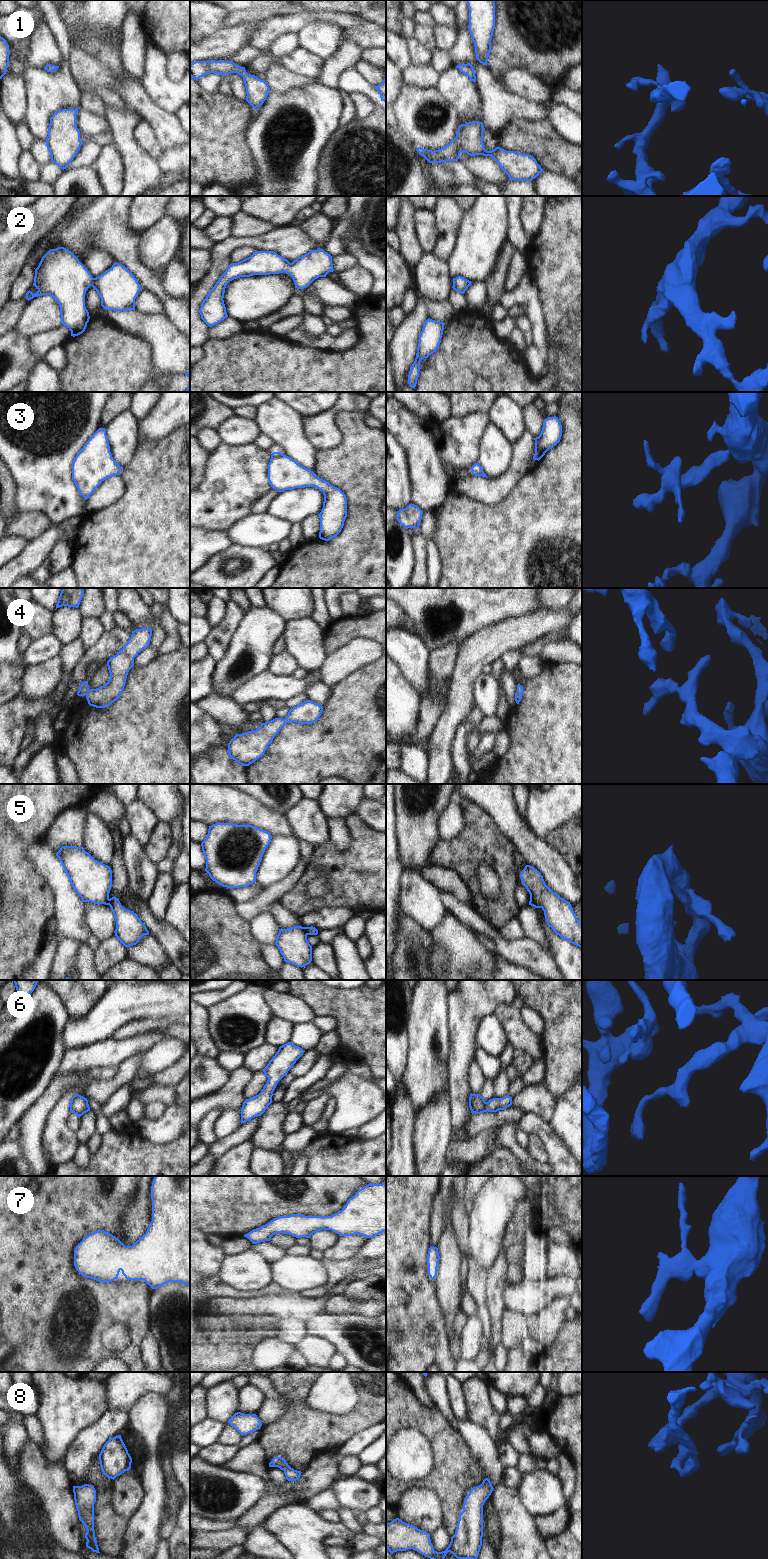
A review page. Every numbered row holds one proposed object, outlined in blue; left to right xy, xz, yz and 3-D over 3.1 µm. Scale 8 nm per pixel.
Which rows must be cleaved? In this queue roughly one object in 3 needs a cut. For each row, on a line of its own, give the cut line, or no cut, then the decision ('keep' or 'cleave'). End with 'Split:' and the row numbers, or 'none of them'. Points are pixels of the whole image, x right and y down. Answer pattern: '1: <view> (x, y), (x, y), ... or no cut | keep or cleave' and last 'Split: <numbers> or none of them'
1: no cut | keep
2: no cut | keep
3: no cut | keep
4: no cut | keep
5: xz (303, 927), (306, 935) | cleave
6: no cut | keep
7: no cut | keep
8: no cut | keep
Split: 5

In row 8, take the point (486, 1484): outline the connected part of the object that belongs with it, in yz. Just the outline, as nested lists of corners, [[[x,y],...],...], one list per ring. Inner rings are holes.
[[[488,1478],[471,1488],[459,1515],[455,1534],[445,1551],[434,1550],[430,1534],[396,1518],[386,1523],[386,1548],[391,1554],[413,1549],[430,1559],[444,1559],[448,1552],[457,1559],[477,1559],[483,1537],[483,1505],[493,1491]]]

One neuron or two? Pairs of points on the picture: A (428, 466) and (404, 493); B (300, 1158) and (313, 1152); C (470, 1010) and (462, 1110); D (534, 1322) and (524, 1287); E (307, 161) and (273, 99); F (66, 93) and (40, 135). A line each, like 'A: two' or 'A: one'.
A: two
B: two
C: one
D: two
E: one
F: one

